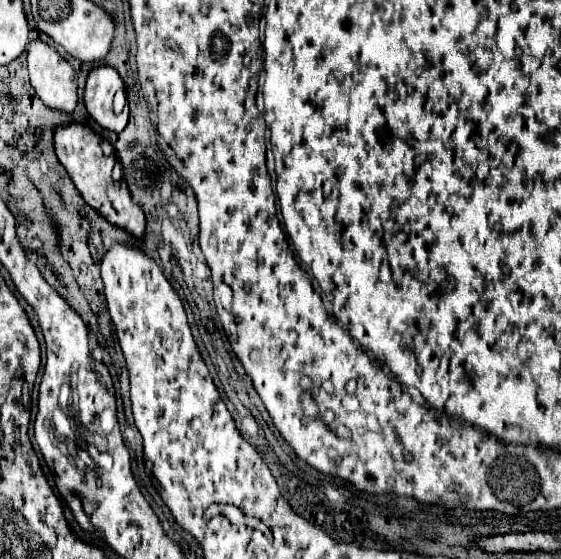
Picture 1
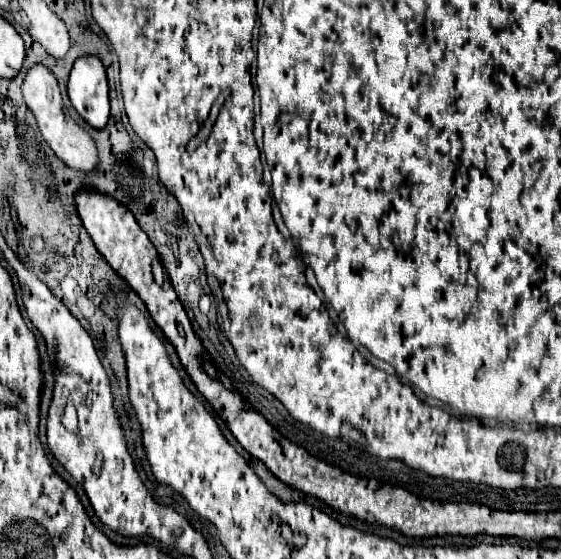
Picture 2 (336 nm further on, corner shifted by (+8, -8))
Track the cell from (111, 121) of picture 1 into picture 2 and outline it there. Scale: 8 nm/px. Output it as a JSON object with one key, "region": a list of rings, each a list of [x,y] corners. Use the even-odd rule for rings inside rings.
{"region":[[[81,57],[75,61],[69,85],[69,99],[75,111],[95,129],[103,129],[109,121],[109,85],[105,67],[99,57]]]}

